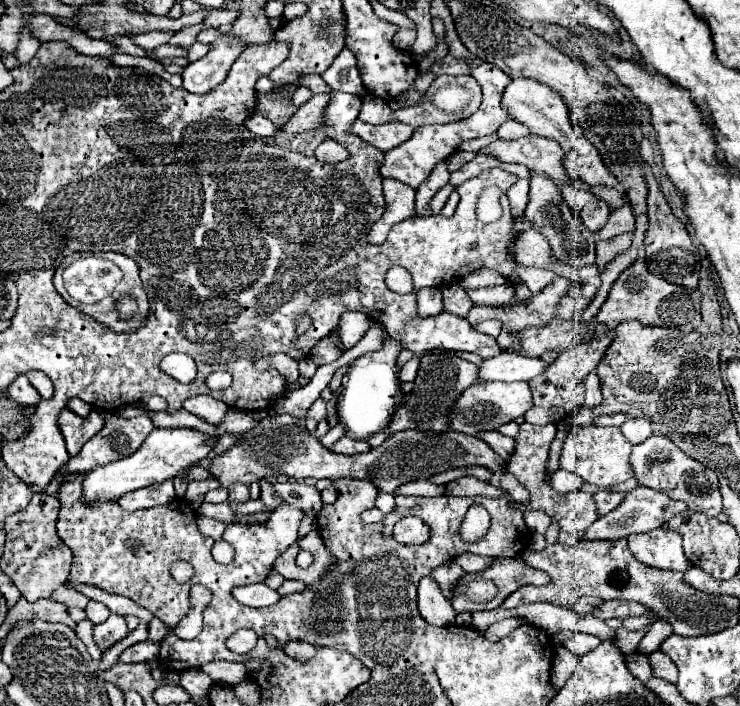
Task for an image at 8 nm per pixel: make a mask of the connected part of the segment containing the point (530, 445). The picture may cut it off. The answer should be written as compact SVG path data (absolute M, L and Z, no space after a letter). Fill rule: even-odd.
M528 422L520 424L520 432L514 438L516 448L514 448L510 460L506 462L506 472L510 472L528 490L530 502L522 504L526 510L544 510L548 516L552 516L558 522L558 526L562 530L570 532L576 538L576 536L582 536L584 530L596 520L596 502L594 502L592 494L586 494L582 490L570 492L568 500L566 500L566 496L560 496L552 490L550 478L546 474L546 464L548 464L550 442L554 440L554 436L556 436L554 424L546 424L546 426L532 426Z

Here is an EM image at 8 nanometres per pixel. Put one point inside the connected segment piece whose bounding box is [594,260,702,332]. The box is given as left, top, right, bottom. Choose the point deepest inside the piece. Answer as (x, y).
(637, 294)

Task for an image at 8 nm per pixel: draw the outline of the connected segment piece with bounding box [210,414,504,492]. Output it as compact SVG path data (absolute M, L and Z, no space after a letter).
M268 416L260 420L250 432L242 434L238 442L228 448L226 452L218 454L212 460L210 472L214 478L220 480L224 488L240 482L250 486L262 478L284 474L288 478L360 478L374 482L382 492L394 492L398 486L412 482L412 480L426 480L434 474L440 474L450 468L464 468L464 466L486 466L492 472L504 470L504 460L488 448L476 436L466 436L454 430L448 432L422 432L422 430L402 430L390 434L382 446L370 448L364 454L344 456L330 452L320 444L320 440L306 430L304 420L294 416Z

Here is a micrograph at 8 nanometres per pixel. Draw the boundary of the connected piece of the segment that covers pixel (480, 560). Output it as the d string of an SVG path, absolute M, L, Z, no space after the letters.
M462 554L456 558L456 562L468 570L468 572L480 572L484 568L488 568L488 564L492 562L490 558L484 558L484 556L478 556L478 554Z

